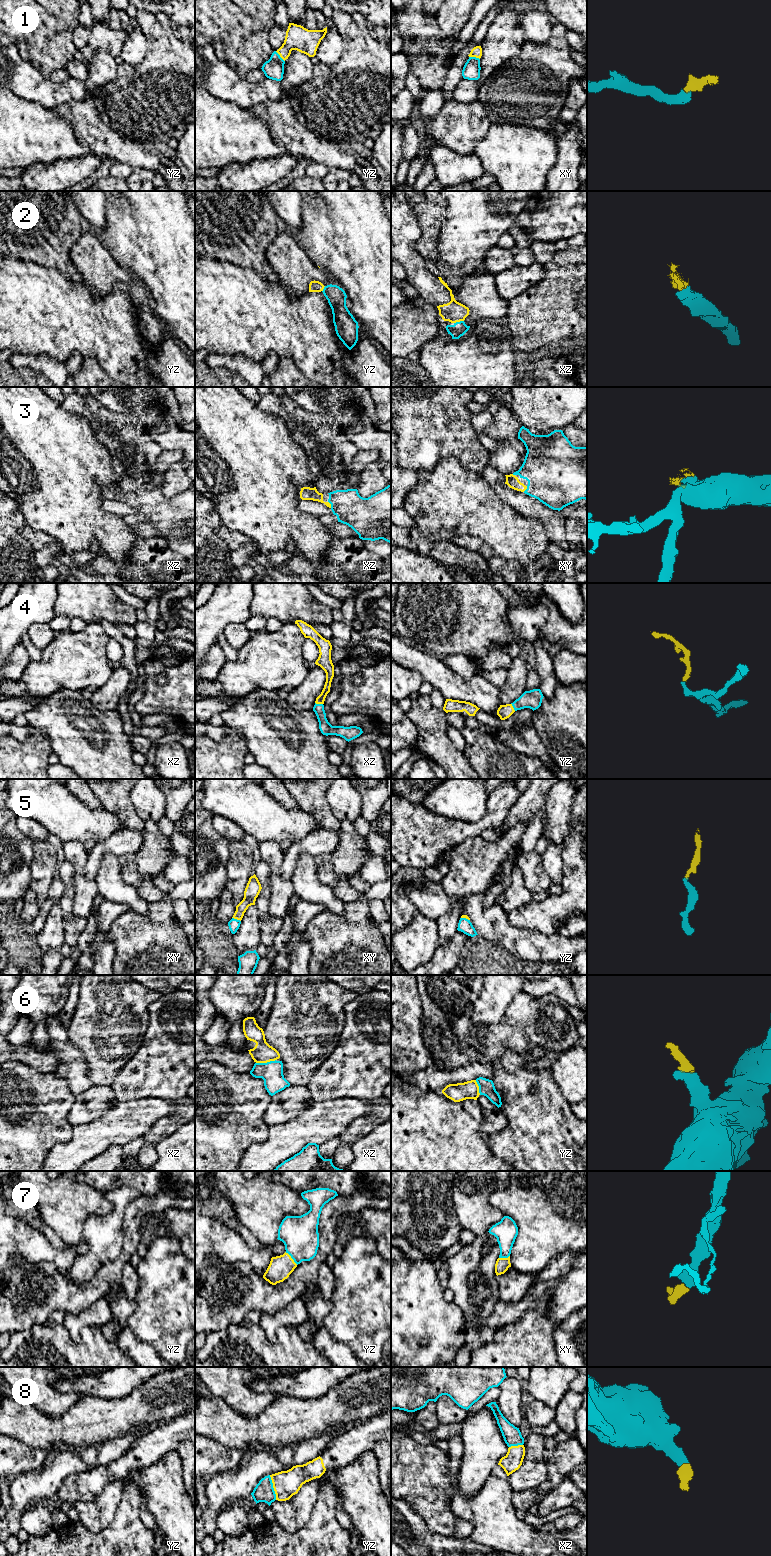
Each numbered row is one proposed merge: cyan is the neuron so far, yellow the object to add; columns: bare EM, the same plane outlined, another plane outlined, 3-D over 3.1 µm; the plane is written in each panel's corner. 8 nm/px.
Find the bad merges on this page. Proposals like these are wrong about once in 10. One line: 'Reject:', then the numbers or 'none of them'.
Reject: none of them

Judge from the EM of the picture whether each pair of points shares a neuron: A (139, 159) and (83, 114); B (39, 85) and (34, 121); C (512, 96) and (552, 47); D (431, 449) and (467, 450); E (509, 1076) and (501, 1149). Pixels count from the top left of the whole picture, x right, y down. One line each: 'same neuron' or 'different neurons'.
A: same neuron
B: different neurons
C: same neuron
D: same neuron
E: same neuron

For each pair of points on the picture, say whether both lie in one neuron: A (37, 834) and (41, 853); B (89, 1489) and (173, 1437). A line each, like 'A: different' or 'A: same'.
A: different
B: same

